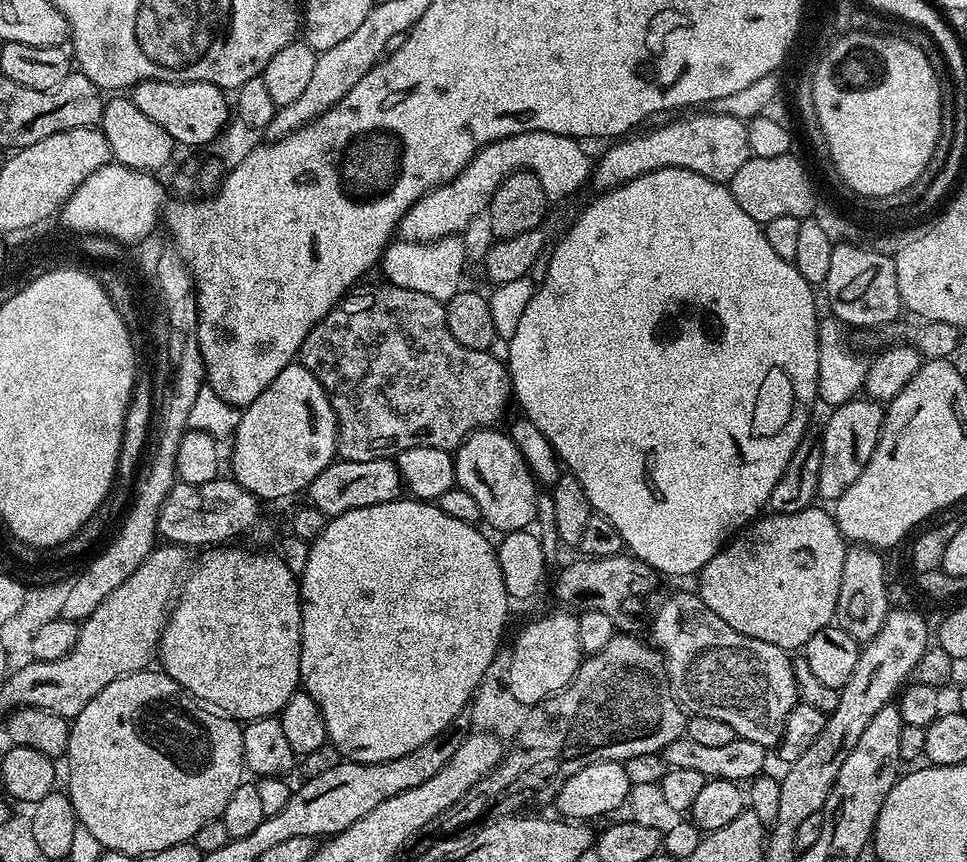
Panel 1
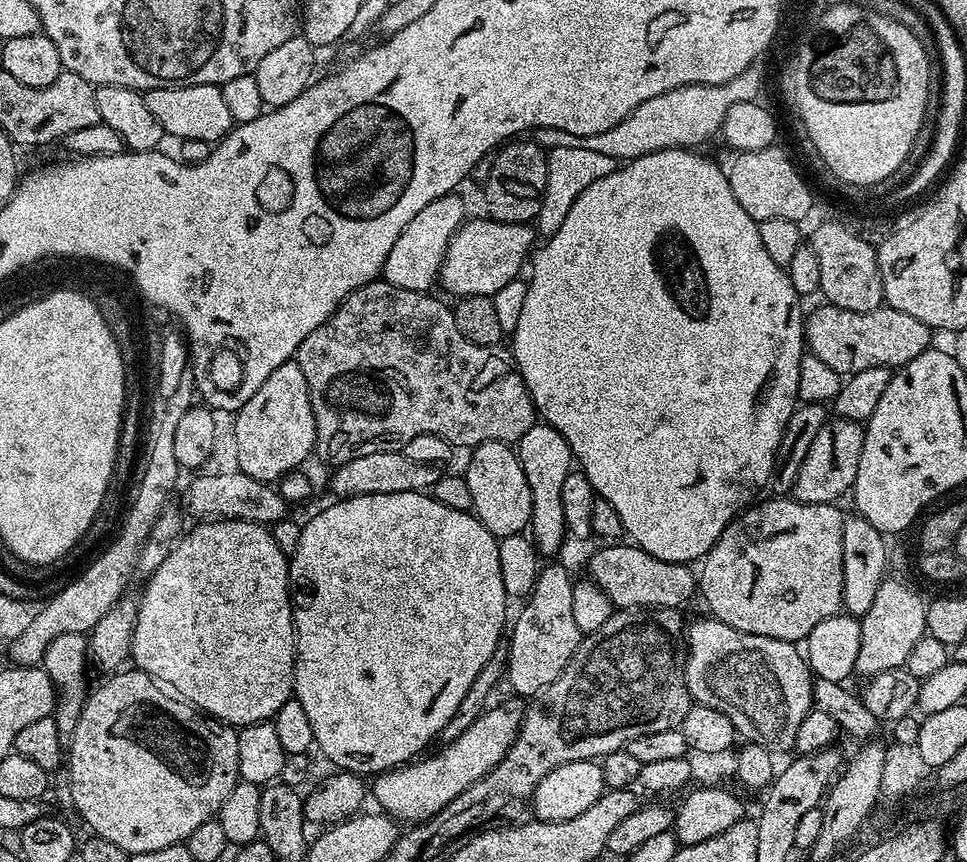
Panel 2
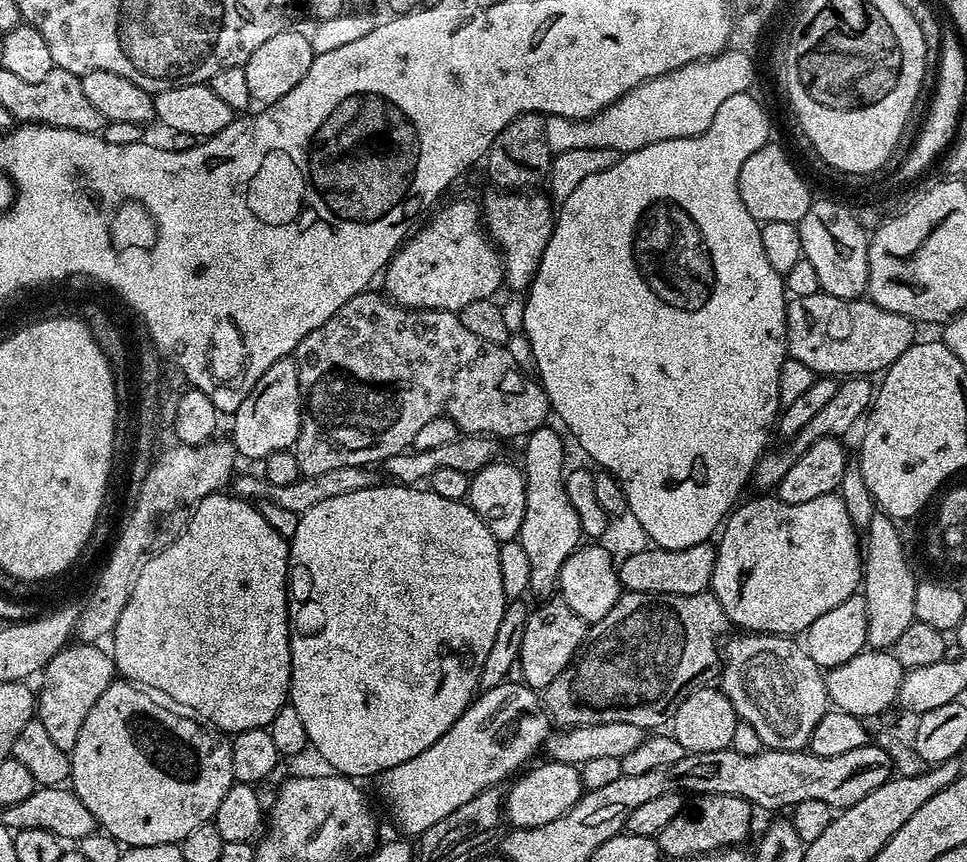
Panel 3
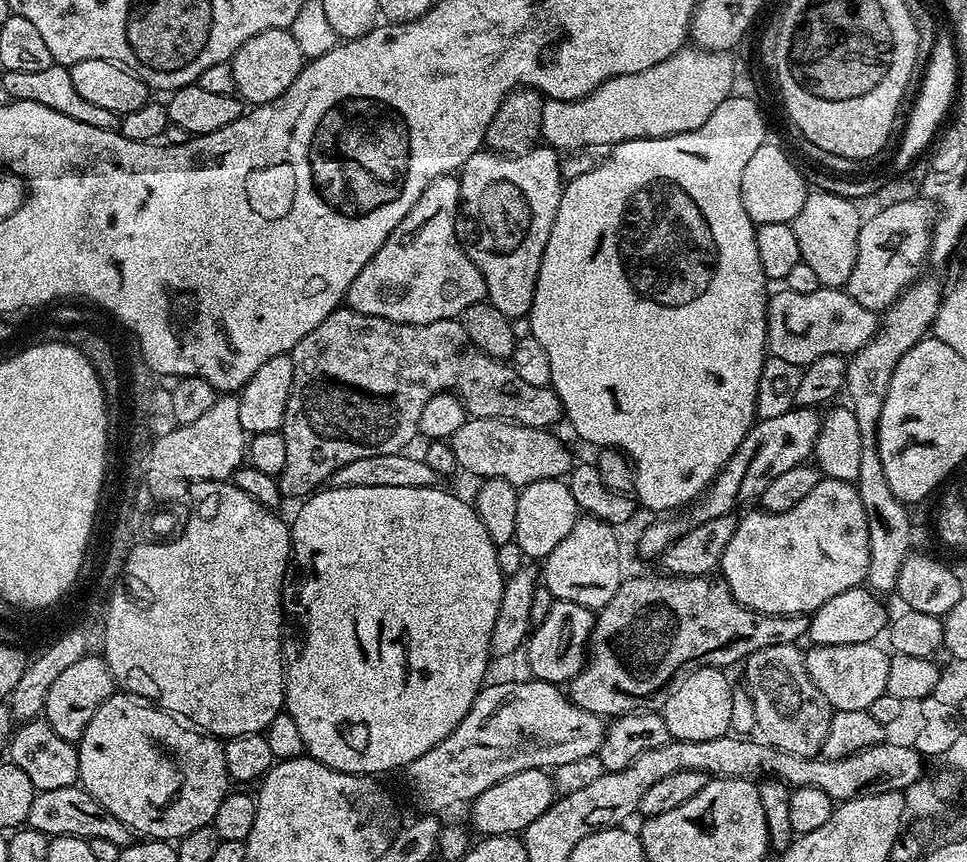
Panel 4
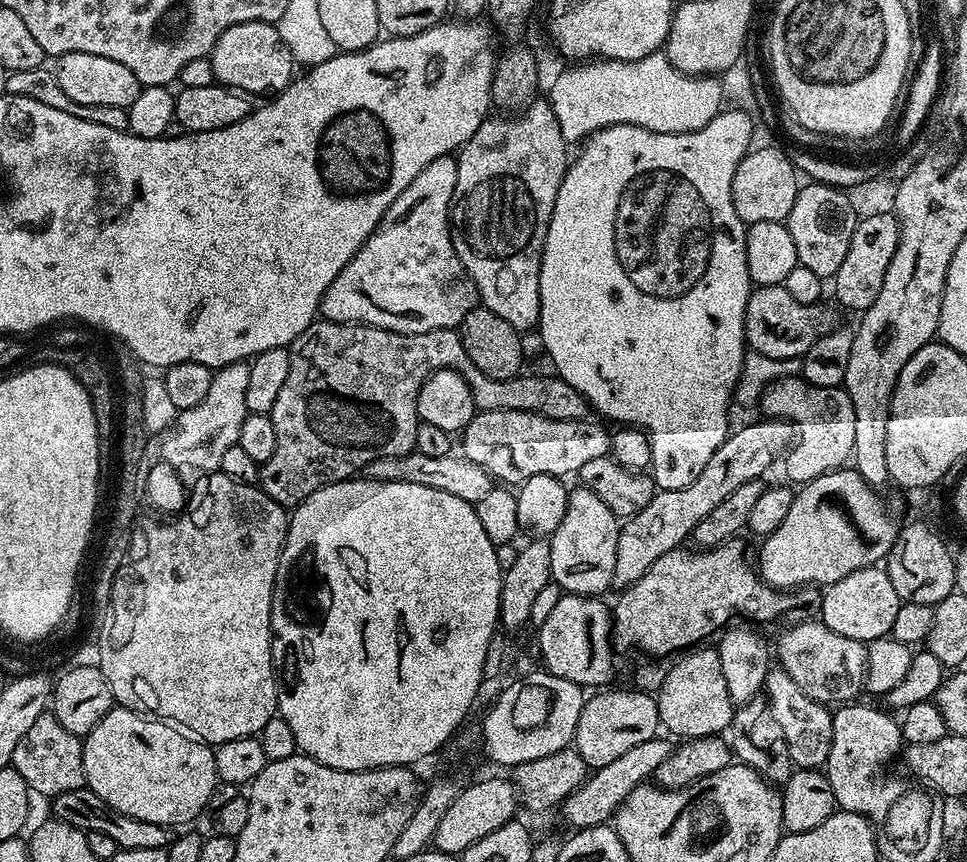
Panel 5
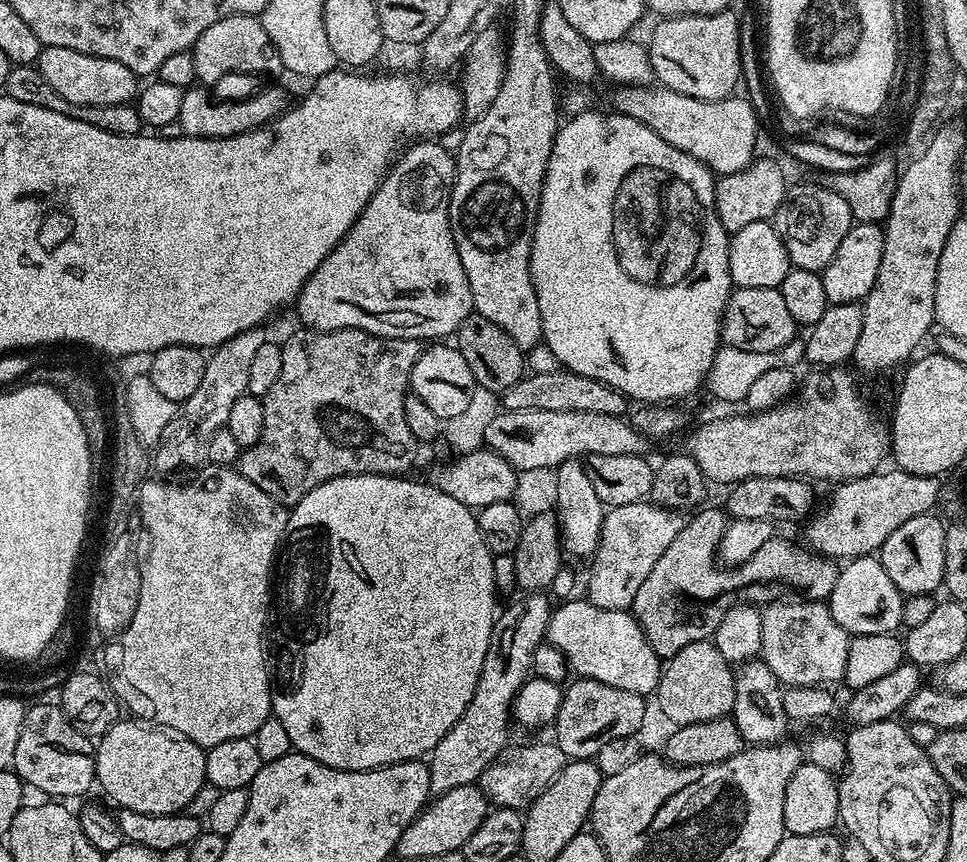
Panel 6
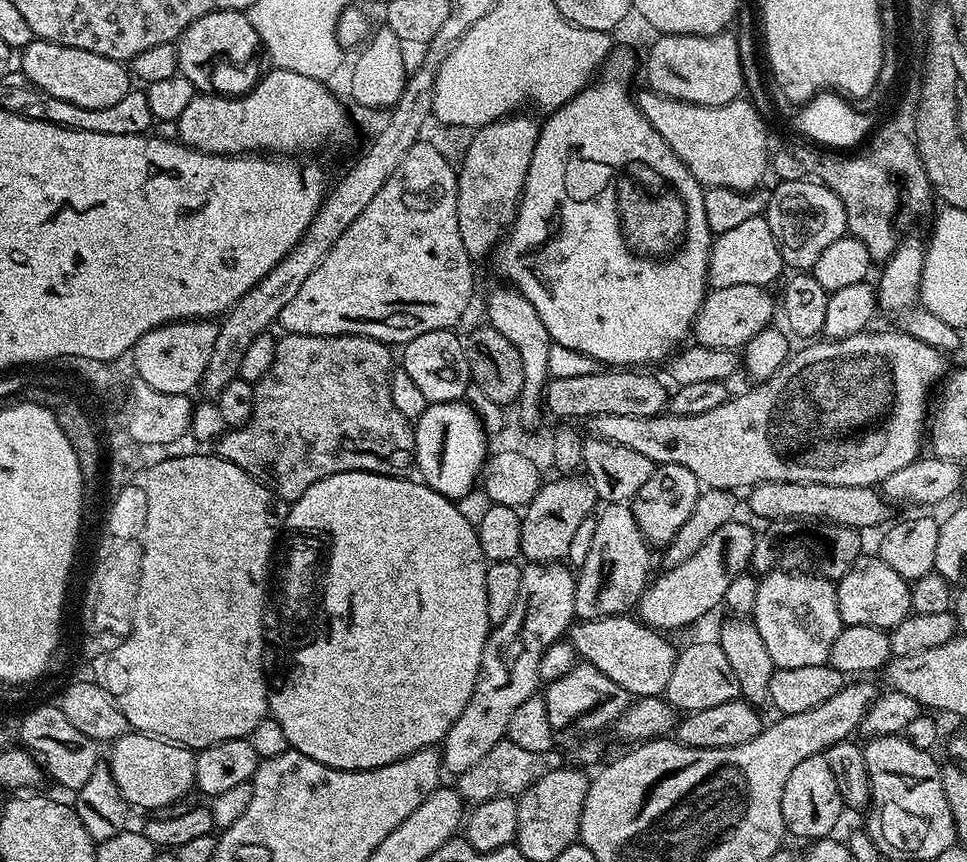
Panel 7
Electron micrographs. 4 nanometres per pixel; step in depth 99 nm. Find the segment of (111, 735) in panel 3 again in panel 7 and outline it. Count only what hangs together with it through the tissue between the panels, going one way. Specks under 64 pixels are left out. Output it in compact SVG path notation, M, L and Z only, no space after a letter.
M129 730L125 736L111 741L110 748L112 748L110 767L114 774L114 782L133 809L155 810L168 807L193 791L196 782L194 778L196 758L193 749L135 730Z

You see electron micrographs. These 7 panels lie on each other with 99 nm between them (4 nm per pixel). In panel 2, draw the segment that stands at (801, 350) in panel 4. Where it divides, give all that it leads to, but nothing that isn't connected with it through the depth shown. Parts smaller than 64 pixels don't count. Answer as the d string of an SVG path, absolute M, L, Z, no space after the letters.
M827 302L821 305L821 308L807 313L804 322L806 348L811 355L822 358L822 362L840 373L841 377L870 370L870 366L895 370L933 347L933 329L928 328L926 322L918 322L918 318L910 318L910 314L902 314L902 310L881 306L869 312L855 312Z

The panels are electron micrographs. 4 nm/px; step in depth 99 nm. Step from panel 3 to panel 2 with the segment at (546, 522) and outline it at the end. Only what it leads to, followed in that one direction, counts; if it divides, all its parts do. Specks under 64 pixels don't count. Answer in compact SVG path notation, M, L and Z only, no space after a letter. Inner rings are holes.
M538 422L517 441L517 455L530 485L532 522L530 534L539 555L550 558L557 552L567 535L562 509L562 487L574 457L569 443L560 431L549 424ZM546 555L546 556L545 556Z

